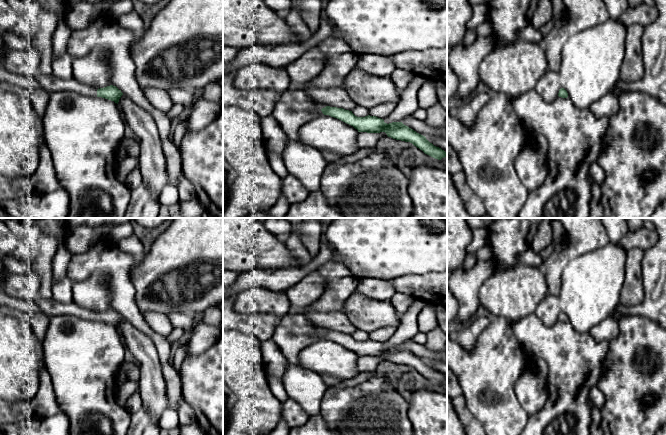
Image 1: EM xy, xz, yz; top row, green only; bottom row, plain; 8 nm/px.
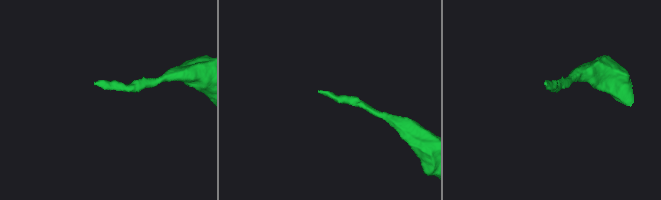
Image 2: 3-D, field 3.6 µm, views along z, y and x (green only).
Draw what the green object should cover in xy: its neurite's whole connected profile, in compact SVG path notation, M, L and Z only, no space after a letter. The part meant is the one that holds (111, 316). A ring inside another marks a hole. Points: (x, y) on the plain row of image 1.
M39 296L36 299L36 303L40 309L40 312L45 314L49 318L53 316L70 315L86 320L102 321L114 325L117 328L119 326L119 323L123 319L121 314L113 309L99 313L78 306L74 302L69 304L62 304L57 302L54 298L46 299Z

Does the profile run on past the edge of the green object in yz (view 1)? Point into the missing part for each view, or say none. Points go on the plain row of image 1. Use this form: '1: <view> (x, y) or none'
1: none

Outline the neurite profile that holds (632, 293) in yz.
M631 248L626 253L625 278L619 298L624 306L635 306L645 298L645 290L642 276L642 260L644 250Z

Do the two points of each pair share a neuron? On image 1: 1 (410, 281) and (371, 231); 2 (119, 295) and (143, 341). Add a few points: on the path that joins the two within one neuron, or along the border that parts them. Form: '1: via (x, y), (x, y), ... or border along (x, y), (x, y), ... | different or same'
1: border along (427, 272), (404, 273), (389, 280) | different
2: border along (123, 317), (146, 333), (154, 343) | different

